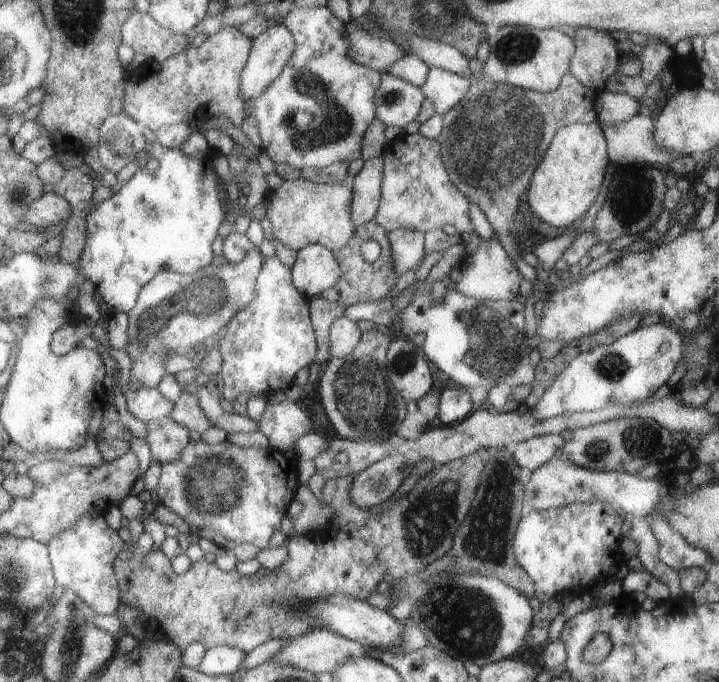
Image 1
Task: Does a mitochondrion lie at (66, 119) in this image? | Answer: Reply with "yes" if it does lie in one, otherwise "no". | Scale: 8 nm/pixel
no

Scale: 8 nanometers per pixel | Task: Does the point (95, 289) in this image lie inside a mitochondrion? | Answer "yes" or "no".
no

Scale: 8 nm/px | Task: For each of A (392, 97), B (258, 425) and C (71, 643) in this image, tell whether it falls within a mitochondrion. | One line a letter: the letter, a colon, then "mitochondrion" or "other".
A: mitochondrion
B: other
C: mitochondrion

